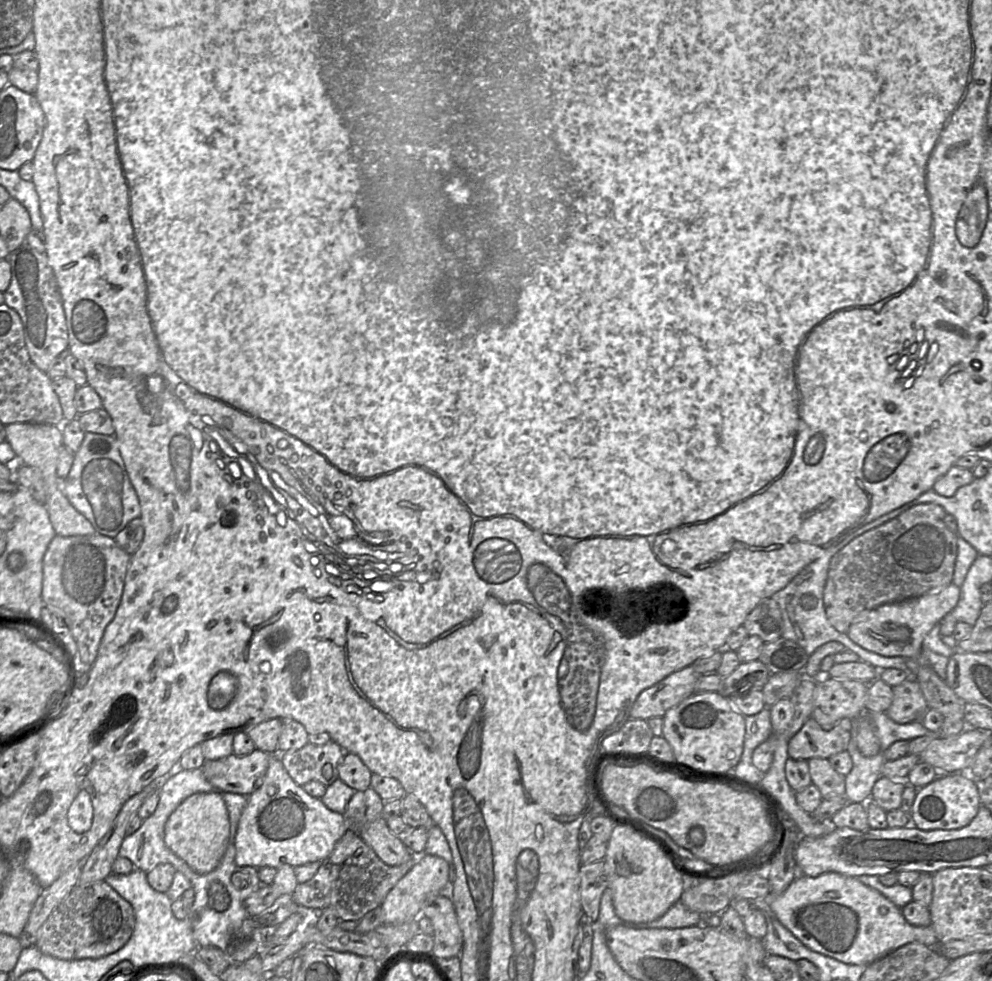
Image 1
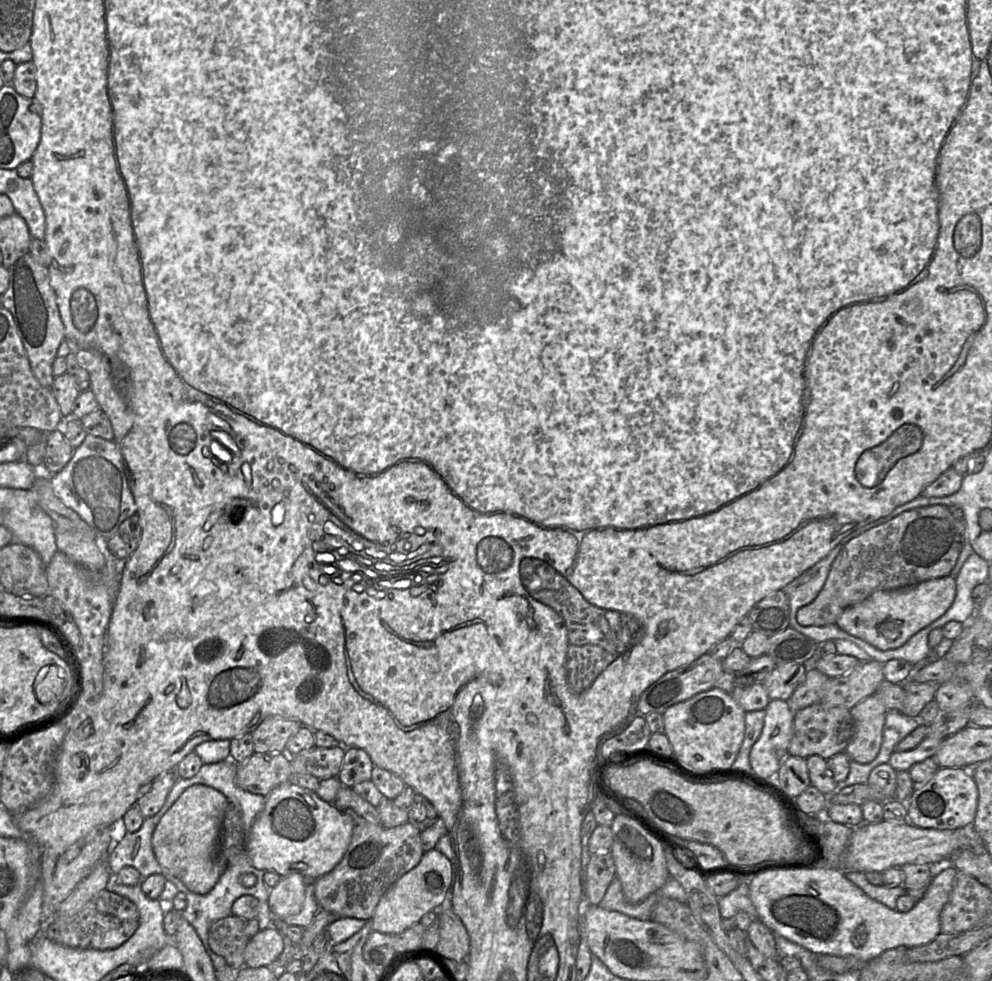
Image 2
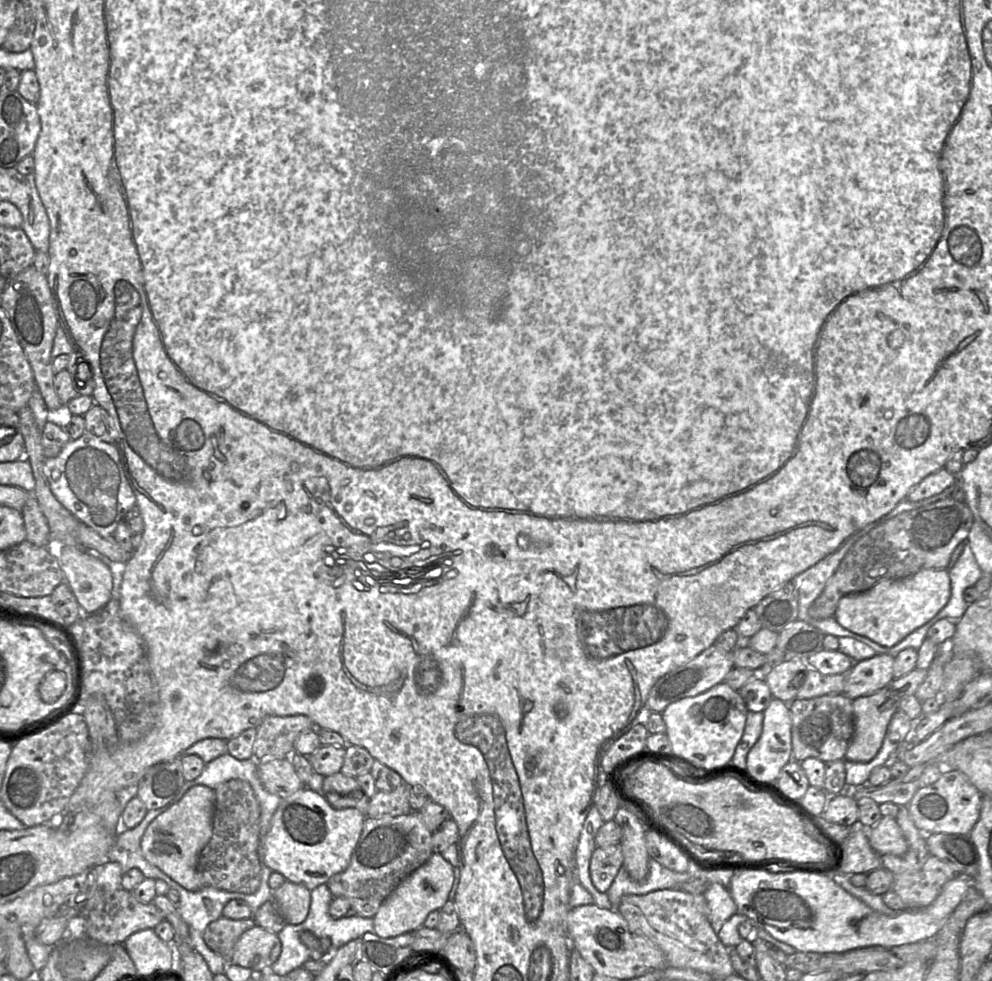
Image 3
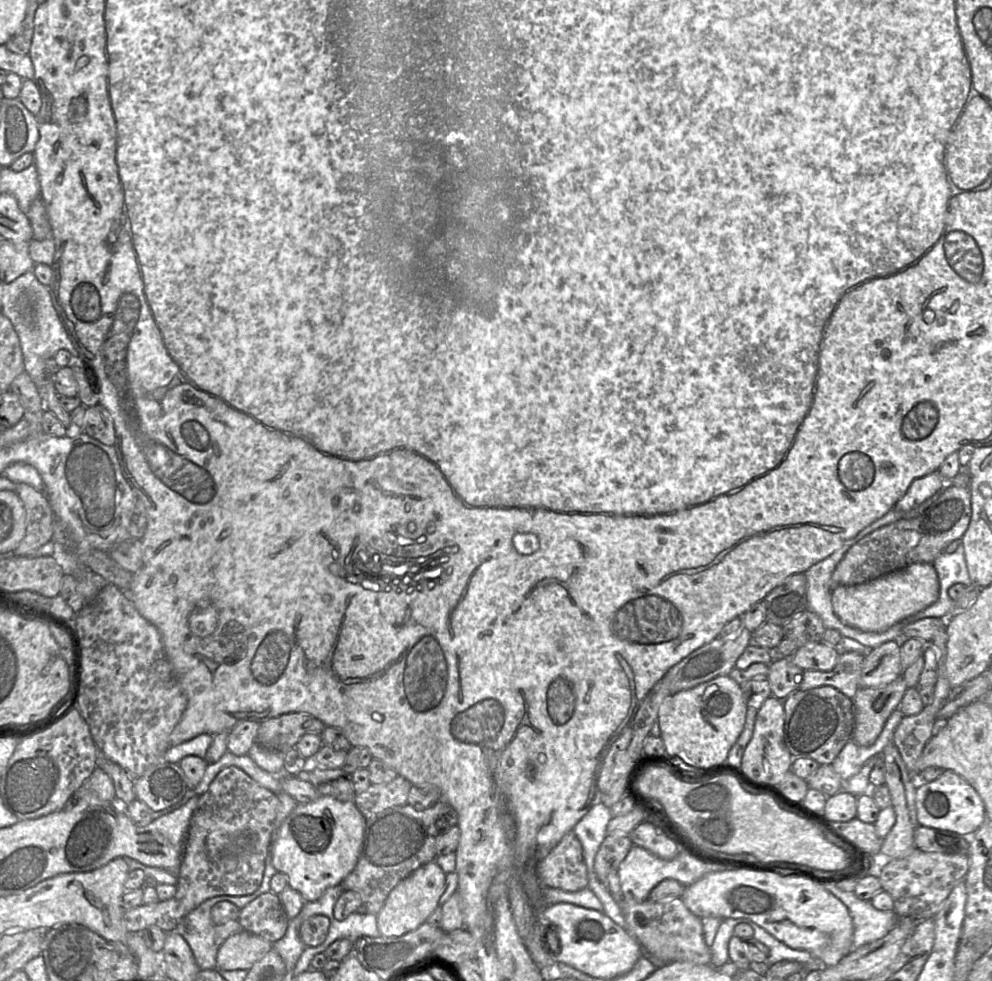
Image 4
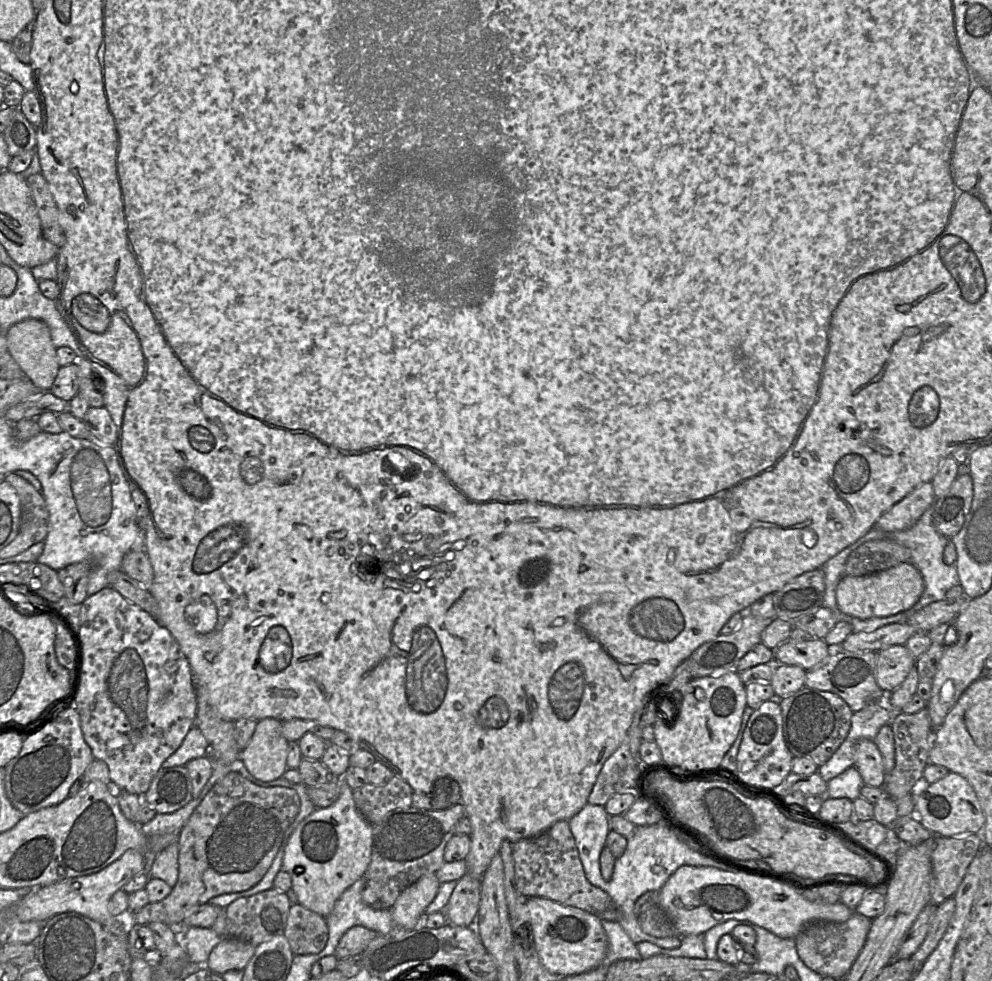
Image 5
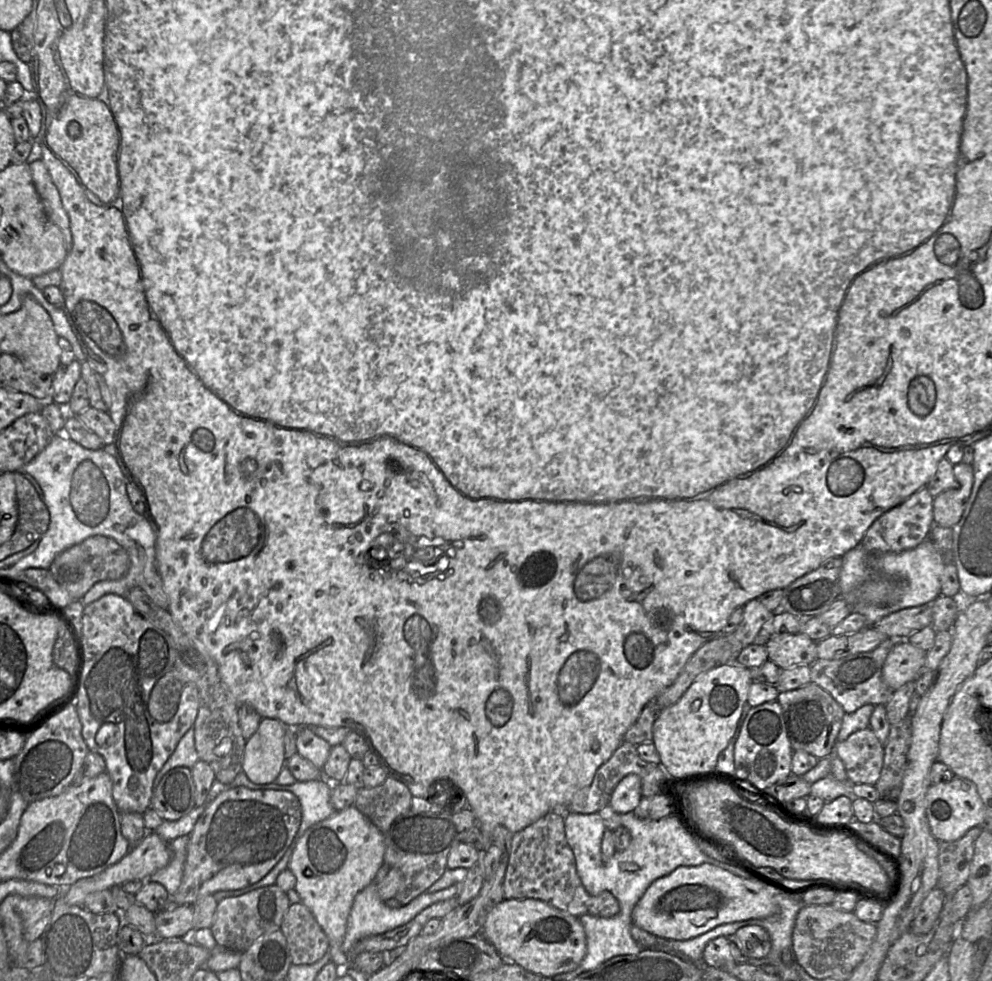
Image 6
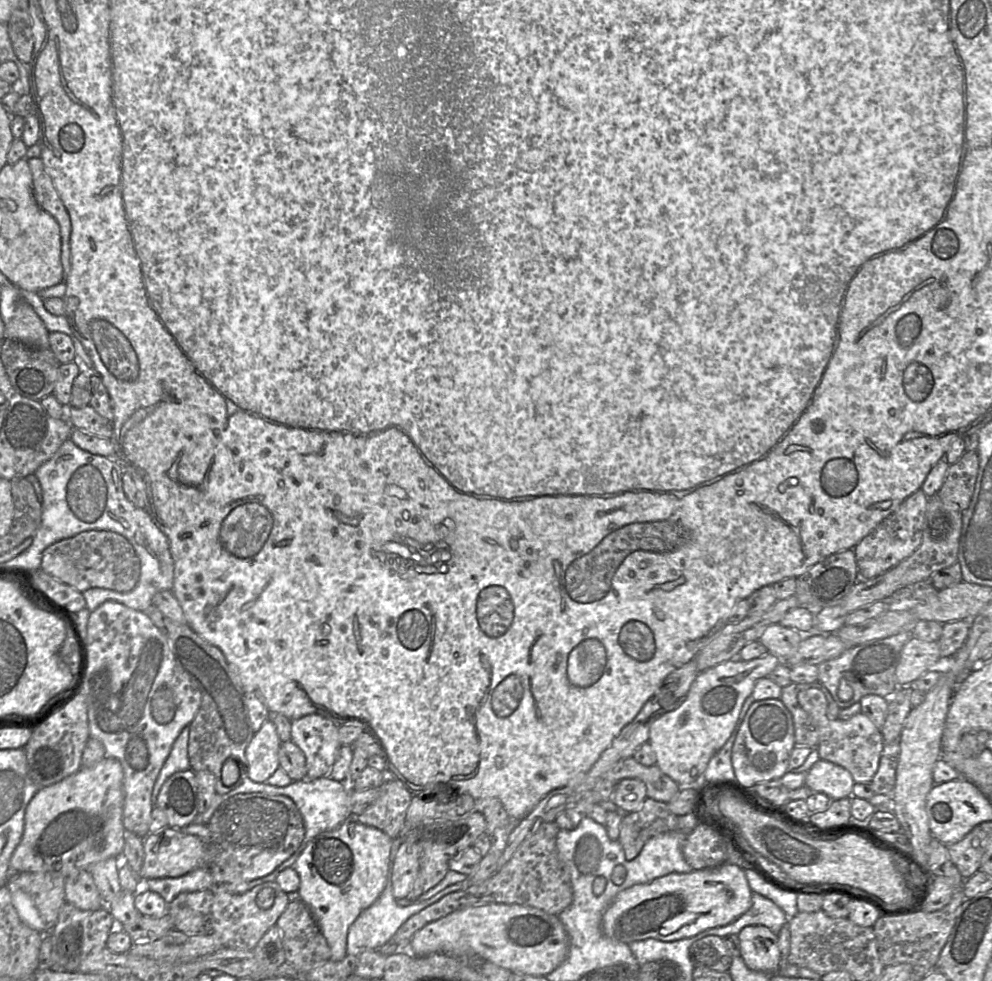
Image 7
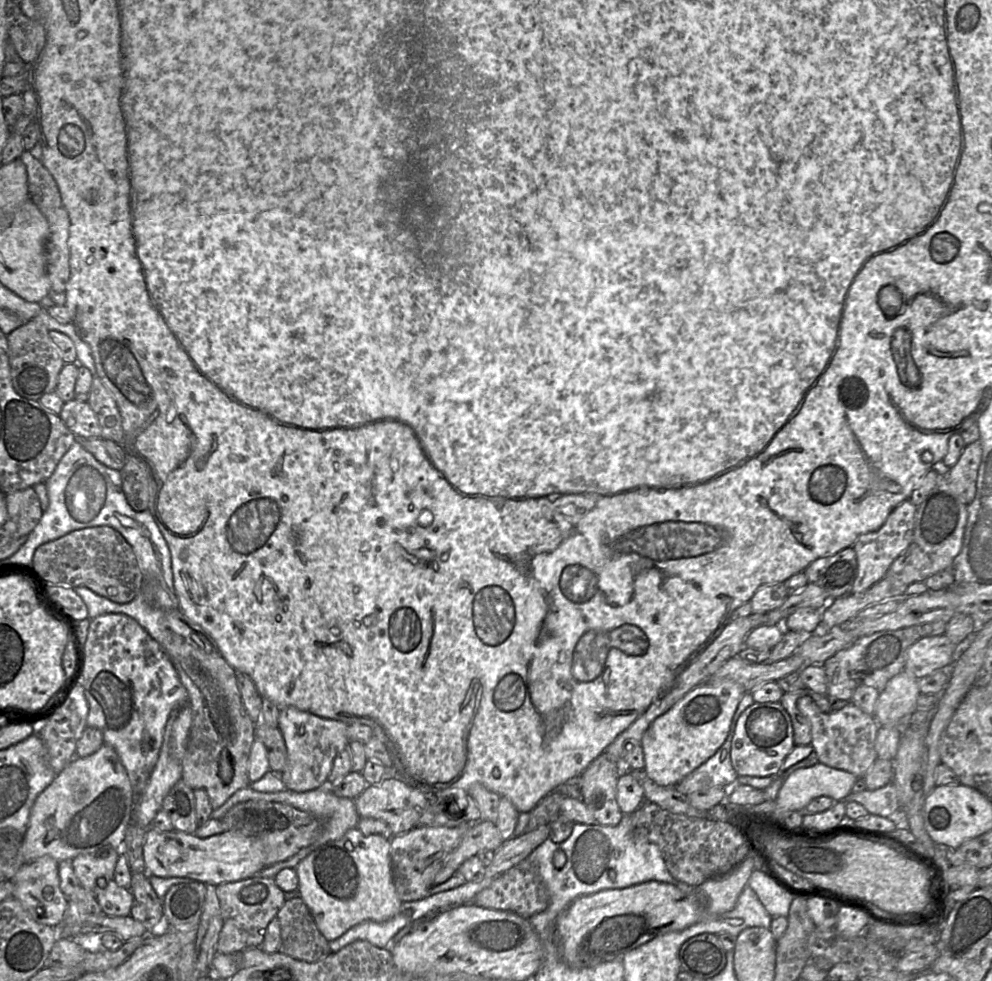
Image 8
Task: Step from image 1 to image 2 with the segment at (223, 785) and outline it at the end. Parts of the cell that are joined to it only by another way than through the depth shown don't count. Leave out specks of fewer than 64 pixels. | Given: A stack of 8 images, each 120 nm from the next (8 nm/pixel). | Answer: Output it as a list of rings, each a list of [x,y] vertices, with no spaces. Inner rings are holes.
[[[254,752],[245,762],[237,765],[235,783],[245,791],[266,796],[293,777],[290,757],[286,752]]]

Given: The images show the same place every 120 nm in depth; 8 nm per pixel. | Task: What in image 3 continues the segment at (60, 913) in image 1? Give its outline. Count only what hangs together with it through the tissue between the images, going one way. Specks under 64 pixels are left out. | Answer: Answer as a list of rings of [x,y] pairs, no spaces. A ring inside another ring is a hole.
[[[119,889],[102,907],[96,907],[86,918],[84,937],[90,942],[104,945],[123,944],[132,934],[144,930],[154,929],[165,920],[164,914],[153,903],[139,902],[132,891]]]

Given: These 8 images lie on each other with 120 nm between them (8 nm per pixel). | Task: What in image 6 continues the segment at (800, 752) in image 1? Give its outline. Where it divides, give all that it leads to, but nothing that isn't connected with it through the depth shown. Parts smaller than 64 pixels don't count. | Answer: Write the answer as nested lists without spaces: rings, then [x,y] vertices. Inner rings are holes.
[[[810,682],[794,690],[779,692],[777,701],[783,711],[787,735],[793,751],[804,751],[817,759],[822,759],[832,753],[846,712],[831,694],[817,684]]]

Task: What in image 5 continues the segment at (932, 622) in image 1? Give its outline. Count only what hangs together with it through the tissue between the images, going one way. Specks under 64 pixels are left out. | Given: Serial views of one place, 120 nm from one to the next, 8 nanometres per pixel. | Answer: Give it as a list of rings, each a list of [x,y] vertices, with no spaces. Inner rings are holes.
[[[911,563],[867,576],[843,576],[836,588],[838,608],[844,614],[860,619],[891,616],[913,607],[924,590],[923,577]]]

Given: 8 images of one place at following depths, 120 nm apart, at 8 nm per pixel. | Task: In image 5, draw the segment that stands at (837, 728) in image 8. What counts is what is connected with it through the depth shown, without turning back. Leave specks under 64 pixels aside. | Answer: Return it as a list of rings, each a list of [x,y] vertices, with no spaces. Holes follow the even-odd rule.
[[[860,739],[856,742],[853,766],[859,771],[865,785],[883,787],[883,758],[874,740]]]

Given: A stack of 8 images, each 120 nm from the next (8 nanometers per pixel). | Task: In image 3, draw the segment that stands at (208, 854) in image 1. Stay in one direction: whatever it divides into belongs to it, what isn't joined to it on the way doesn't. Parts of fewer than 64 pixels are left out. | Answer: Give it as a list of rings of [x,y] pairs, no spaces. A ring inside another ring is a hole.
[[[191,787],[177,803],[149,824],[141,839],[144,858],[189,891],[204,887],[203,877],[198,872],[198,860],[213,834],[215,799],[215,791],[210,787]]]

